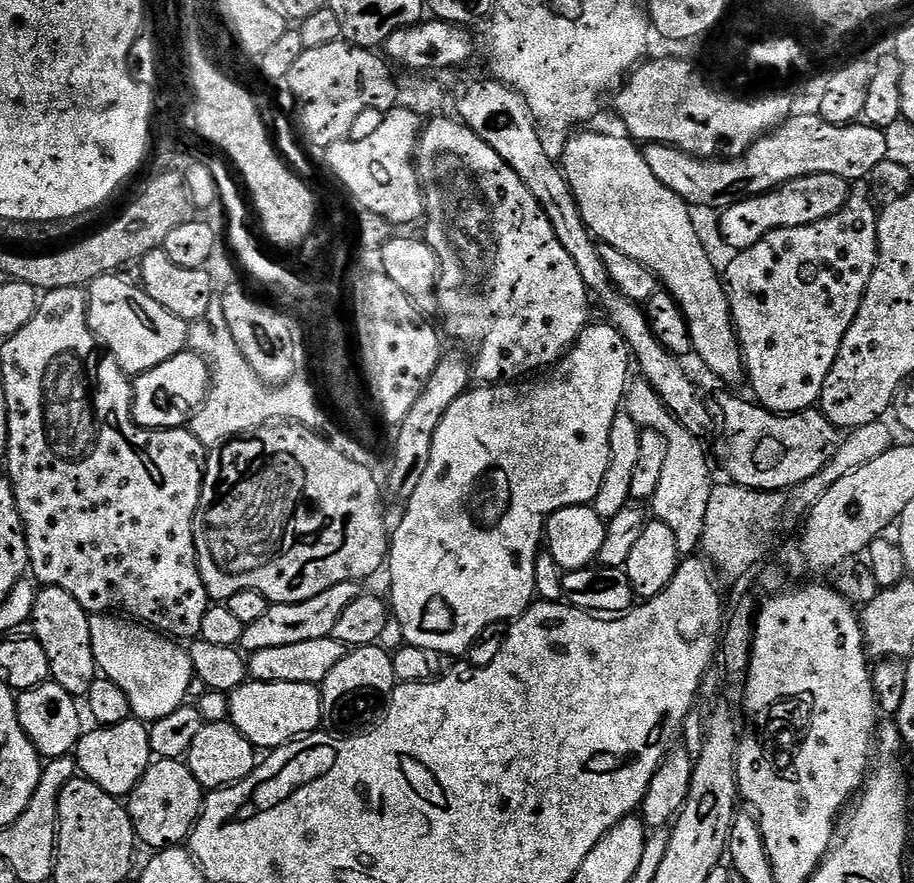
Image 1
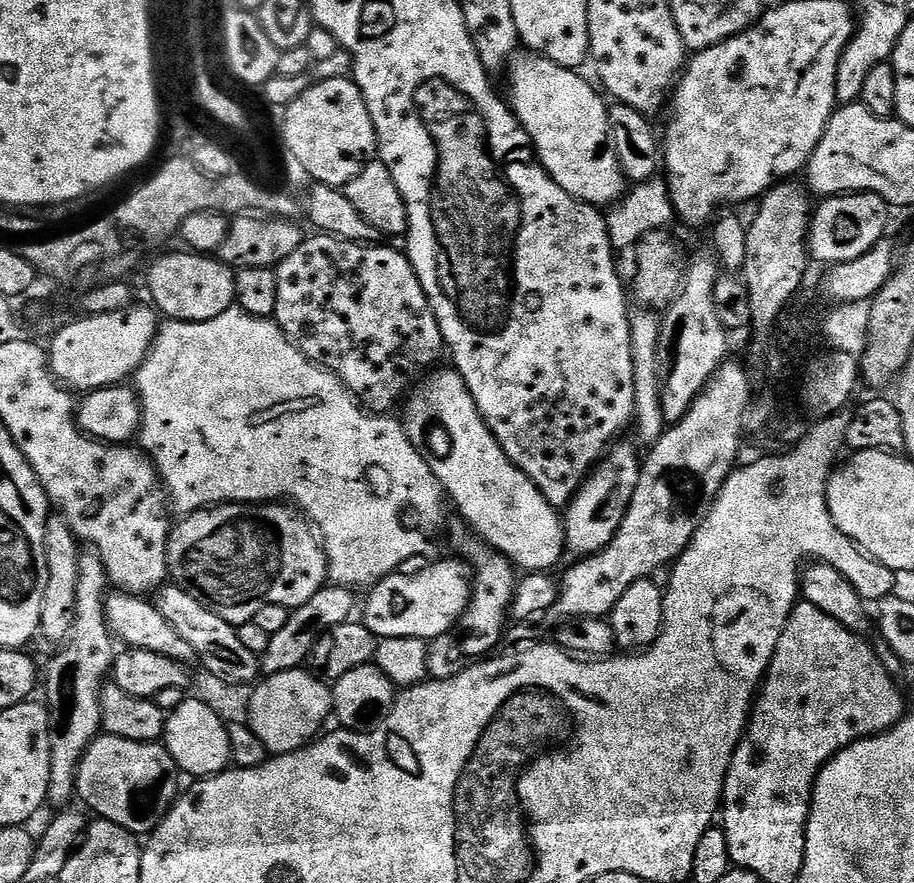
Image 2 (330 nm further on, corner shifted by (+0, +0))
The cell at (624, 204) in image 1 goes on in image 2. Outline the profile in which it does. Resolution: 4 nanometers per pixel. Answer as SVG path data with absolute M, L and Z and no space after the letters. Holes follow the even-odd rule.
M517 51L506 65L508 92L512 95L510 107L520 119L521 126L527 130L540 163L554 178L554 182L562 186L562 190L566 190L575 200L583 200L585 204L612 206L625 195L626 177L608 138L609 105L604 104L605 97L595 87L592 89L580 75L579 71L558 66L536 52Z

